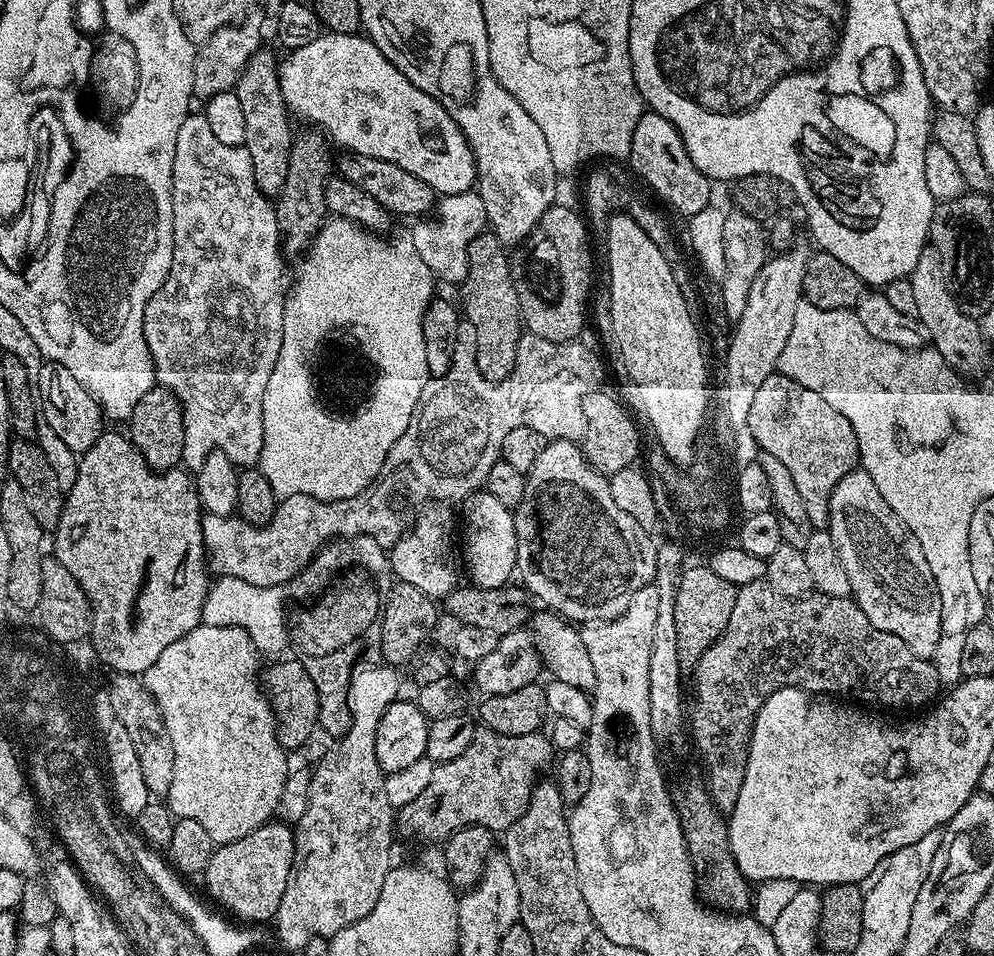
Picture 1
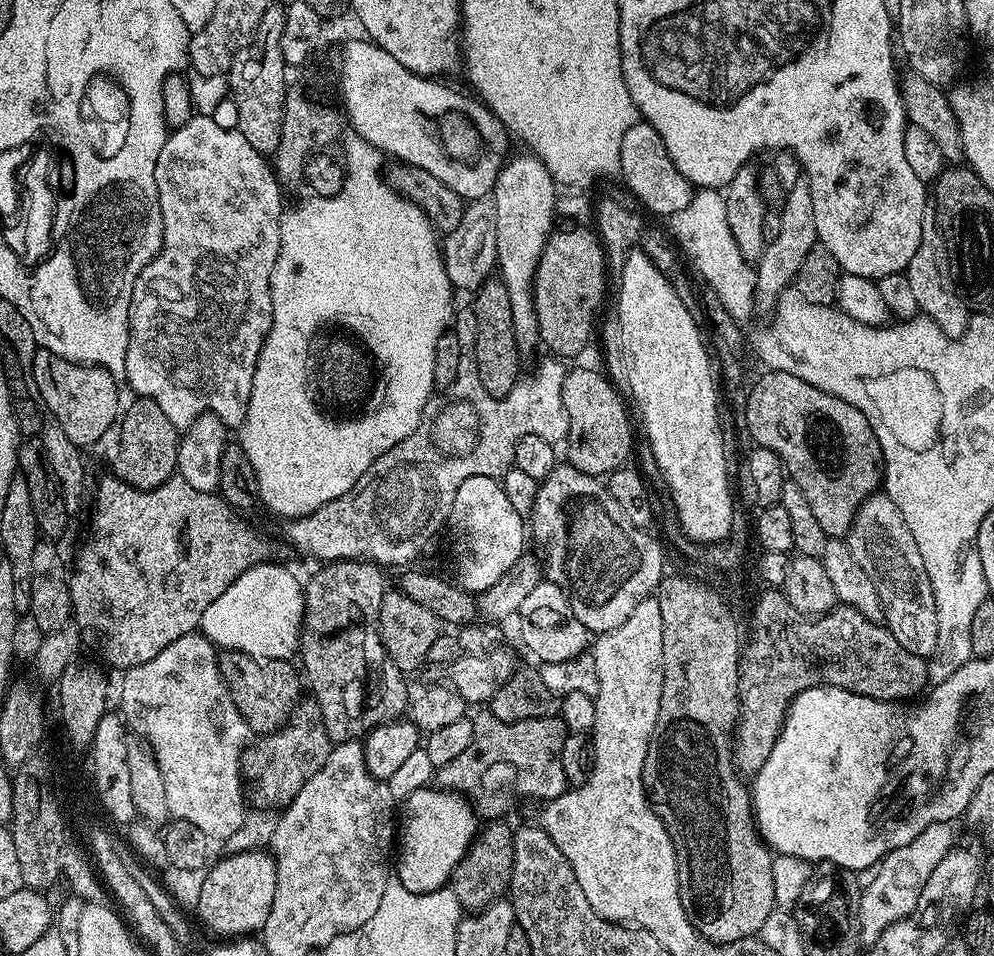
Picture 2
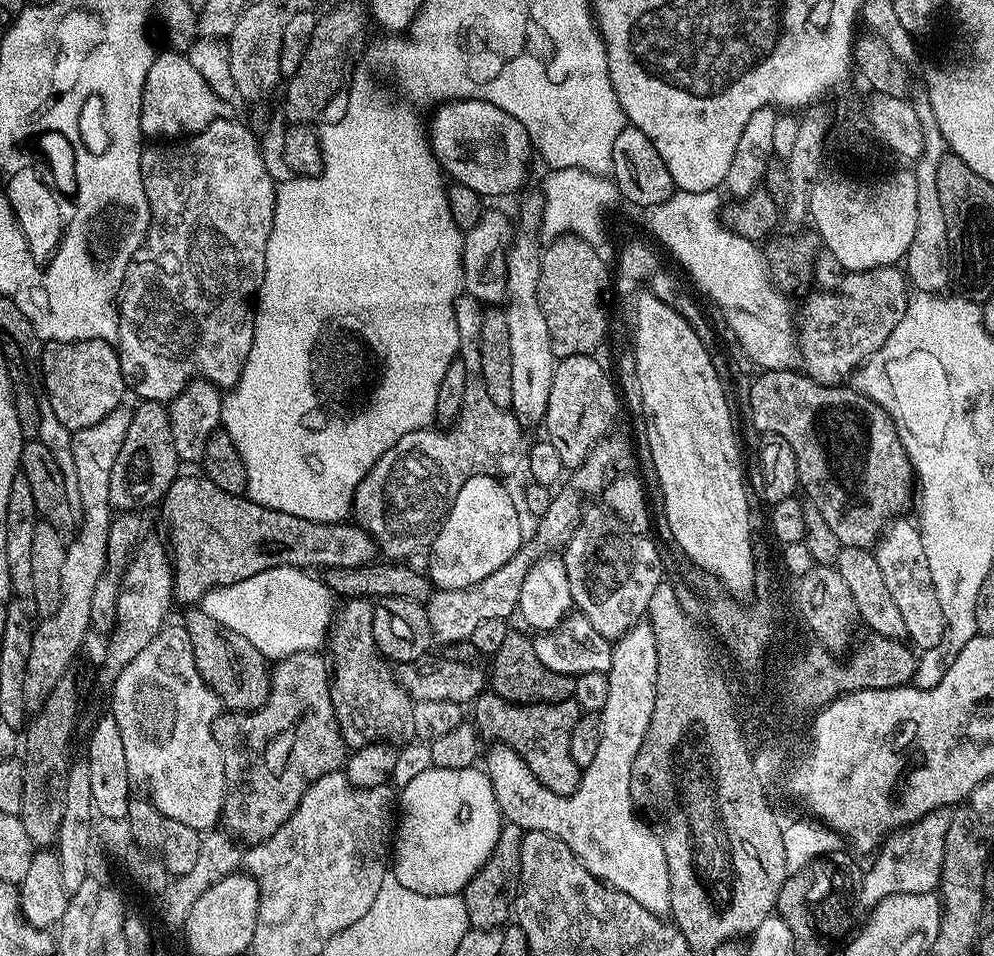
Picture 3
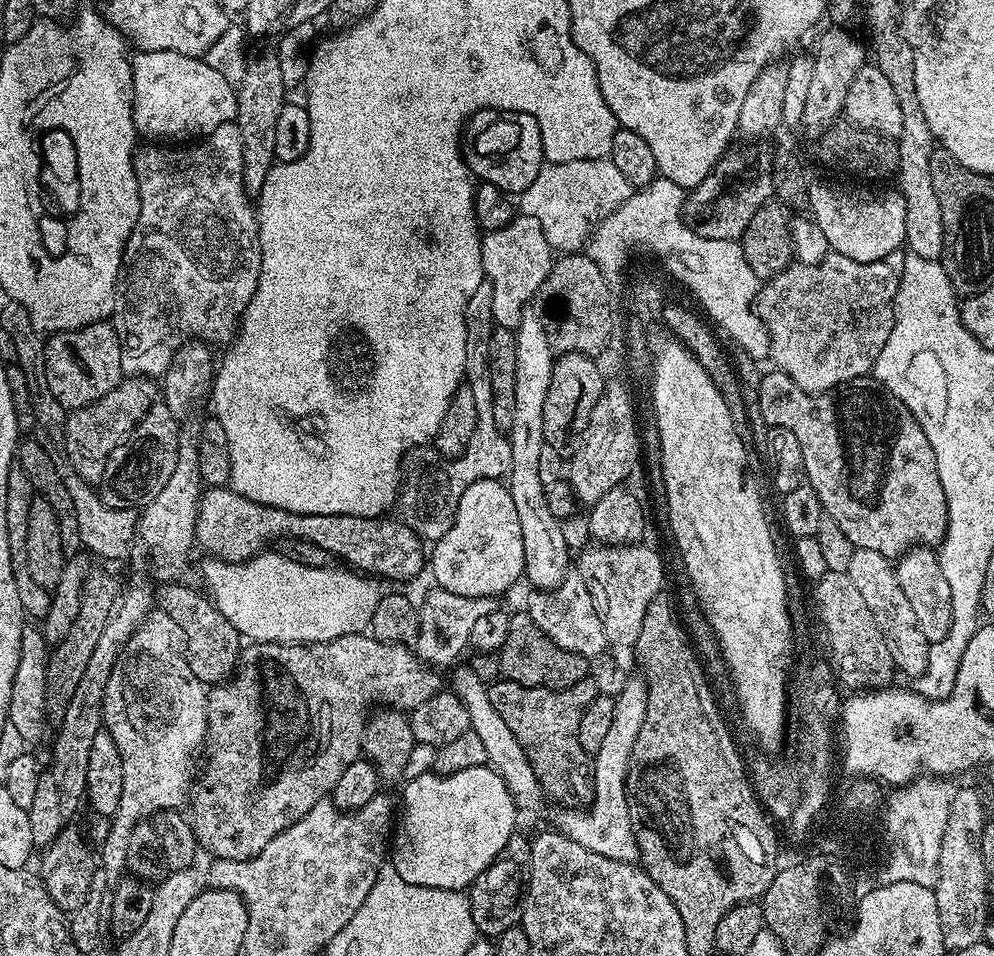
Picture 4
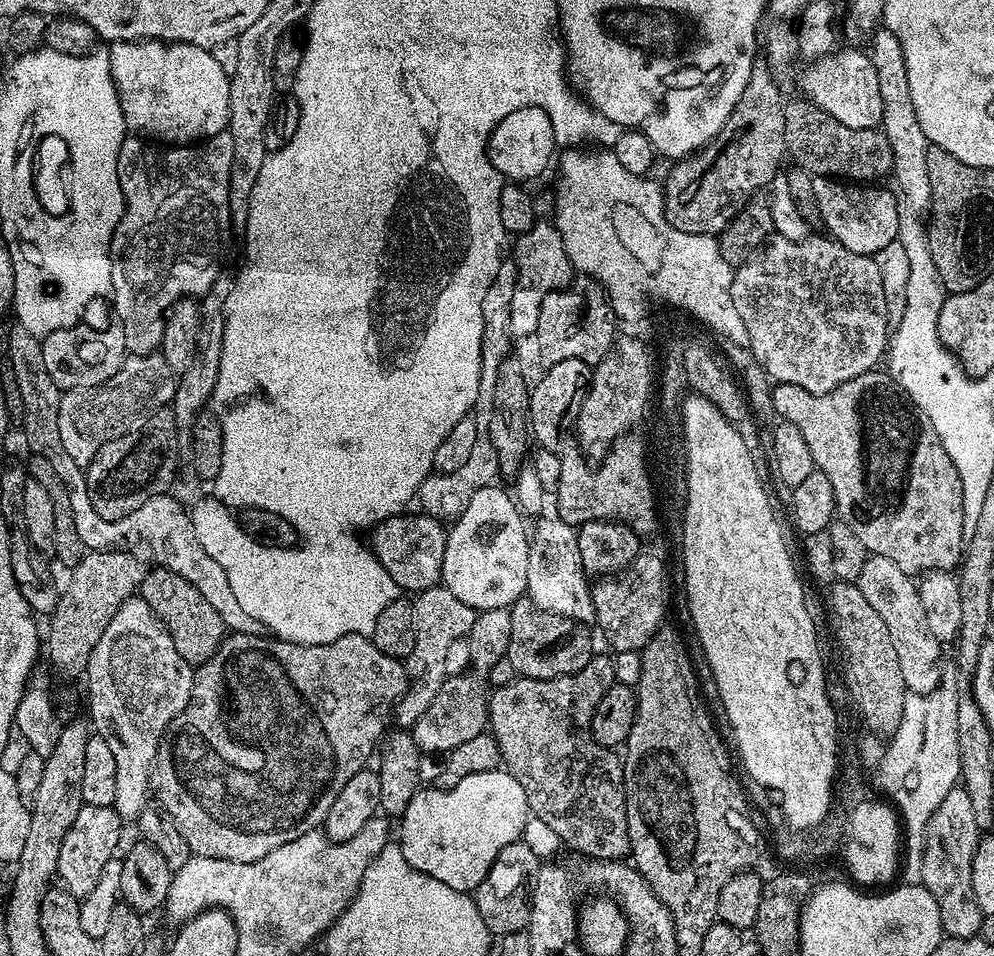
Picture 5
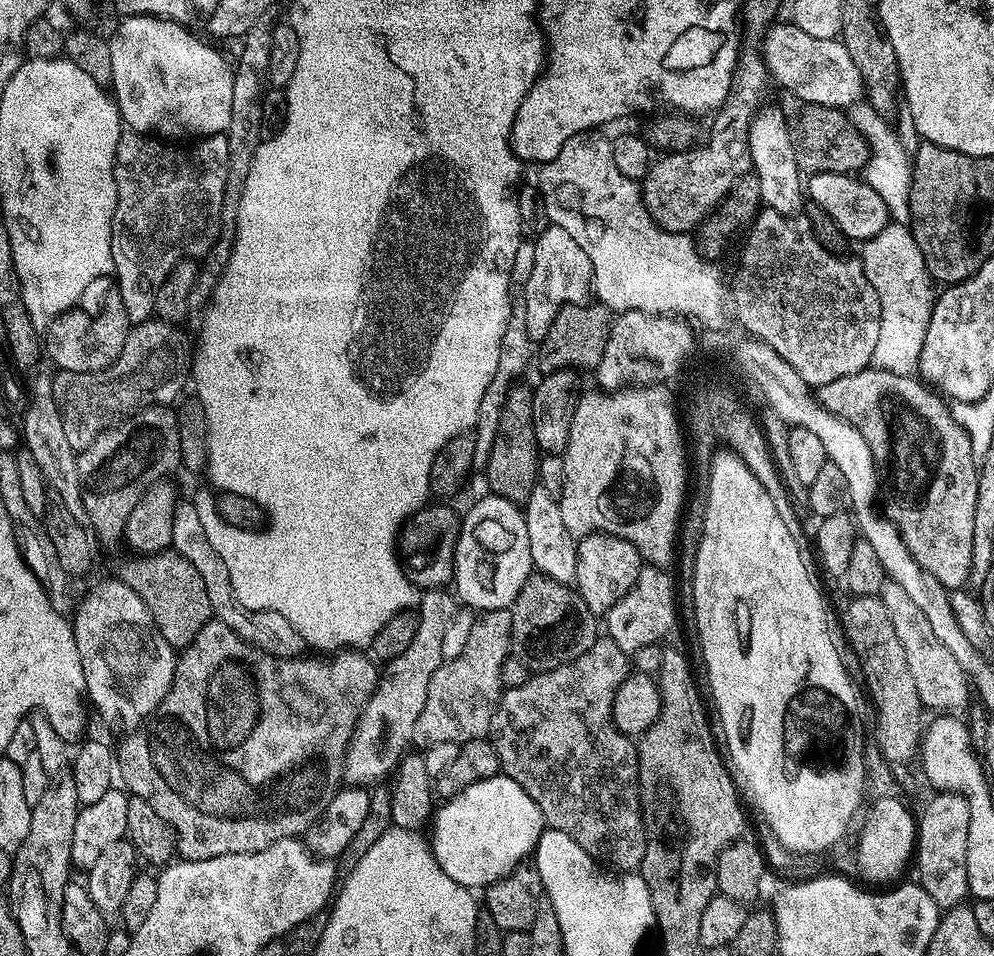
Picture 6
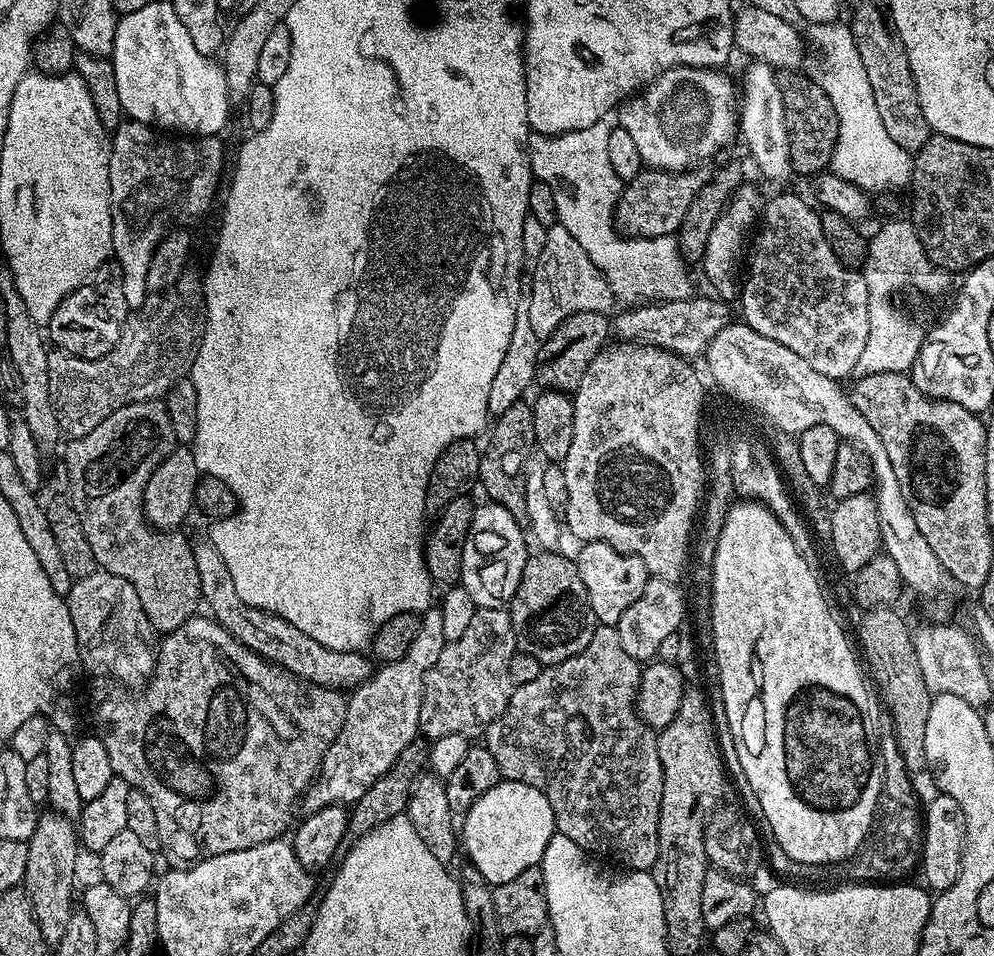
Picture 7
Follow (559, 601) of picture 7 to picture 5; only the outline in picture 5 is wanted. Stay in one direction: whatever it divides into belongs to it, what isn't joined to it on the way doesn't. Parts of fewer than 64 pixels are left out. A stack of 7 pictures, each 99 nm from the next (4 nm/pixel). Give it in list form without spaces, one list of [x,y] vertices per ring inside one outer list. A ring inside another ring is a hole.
[[[521,598],[511,605],[512,617],[510,618],[510,646],[508,647],[508,658],[514,664],[517,677],[525,680],[549,680],[559,676],[569,676],[582,666],[591,662],[594,649],[592,640],[583,623],[566,618],[562,614],[556,614],[550,610],[544,610],[542,606],[535,604],[533,600]]]

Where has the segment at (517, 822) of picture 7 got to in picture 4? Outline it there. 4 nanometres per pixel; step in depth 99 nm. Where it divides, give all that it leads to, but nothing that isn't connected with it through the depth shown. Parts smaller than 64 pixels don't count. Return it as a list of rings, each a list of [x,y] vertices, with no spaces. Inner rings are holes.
[[[485,766],[474,770],[458,770],[458,774],[453,776],[442,776],[435,771],[431,771],[413,780],[408,780],[404,786],[404,817],[401,820],[399,817],[398,827],[394,832],[394,843],[390,848],[391,867],[395,868],[398,875],[406,882],[417,884],[418,886],[437,888],[438,890],[454,890],[455,892],[471,889],[473,882],[490,867],[496,860],[496,855],[502,850],[502,846],[506,846],[506,842],[517,831],[516,815],[518,815],[518,809],[510,790],[506,786],[506,782],[502,782],[502,778],[491,766]]]

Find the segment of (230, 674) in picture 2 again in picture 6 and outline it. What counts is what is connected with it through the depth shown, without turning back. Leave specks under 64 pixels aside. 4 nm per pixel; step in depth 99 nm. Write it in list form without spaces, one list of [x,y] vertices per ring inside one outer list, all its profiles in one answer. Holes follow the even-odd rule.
[[[171,550],[154,552],[150,556],[137,555],[132,559],[136,560],[128,560],[121,566],[118,572],[119,579],[123,580],[126,586],[130,586],[130,590],[134,590],[134,594],[138,594],[142,602],[146,602],[146,610],[150,610],[162,638],[166,638],[166,642],[170,642],[172,648],[177,650],[187,648],[188,644],[194,642],[196,635],[206,626],[206,622],[214,616],[210,606],[210,597],[206,595],[206,586],[202,583],[202,574],[198,574],[198,570],[194,570],[194,566],[186,562],[186,558],[182,558]]]

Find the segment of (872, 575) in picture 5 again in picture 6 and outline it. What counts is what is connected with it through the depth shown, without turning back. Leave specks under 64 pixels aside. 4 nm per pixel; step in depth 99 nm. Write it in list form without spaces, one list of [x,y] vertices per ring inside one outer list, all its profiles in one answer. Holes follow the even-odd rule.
[[[888,580],[883,584],[878,595],[882,606],[886,606],[886,614],[890,614],[890,622],[898,634],[898,642],[902,642],[902,650],[906,650],[906,663],[910,666],[910,674],[914,678],[915,688],[918,689],[921,705],[928,710],[933,708],[933,713],[936,714],[952,714],[957,711],[955,708],[966,707],[968,704],[968,688],[970,692],[968,676],[962,670],[962,666],[958,666],[954,654],[950,654],[950,650],[946,650],[946,646],[942,646],[942,642],[938,642],[938,638],[934,638],[934,630],[930,627],[930,622],[926,622],[926,614],[922,614],[922,610],[918,610],[918,606],[906,594],[906,590],[902,590],[902,586],[898,586],[898,582],[893,580]]]

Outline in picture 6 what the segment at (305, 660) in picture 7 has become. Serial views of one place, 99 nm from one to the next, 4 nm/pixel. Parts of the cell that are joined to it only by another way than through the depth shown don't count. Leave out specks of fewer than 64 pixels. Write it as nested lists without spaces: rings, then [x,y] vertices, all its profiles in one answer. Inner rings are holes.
[[[191,502],[177,503],[176,509],[172,511],[172,547],[171,551],[178,553],[198,574],[202,574],[202,583],[206,586],[206,595],[210,597],[210,606],[215,619],[222,621],[230,630],[234,630],[246,642],[258,646],[266,654],[274,654],[278,658],[294,658],[303,656],[306,652],[306,645],[302,634],[282,618],[282,614],[270,610],[250,610],[236,601],[236,595],[230,586],[230,573],[226,570],[226,562],[210,546],[206,538],[201,519],[198,518],[195,506]]]

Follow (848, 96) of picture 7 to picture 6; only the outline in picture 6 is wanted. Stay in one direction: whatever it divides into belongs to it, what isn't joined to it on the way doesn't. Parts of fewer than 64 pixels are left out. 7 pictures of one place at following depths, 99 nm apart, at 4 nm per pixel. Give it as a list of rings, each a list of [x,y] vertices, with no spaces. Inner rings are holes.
[[[861,102],[852,105],[850,119],[869,146],[870,158],[862,169],[862,179],[874,190],[878,190],[878,198],[886,202],[889,217],[893,221],[907,225],[910,214],[910,190],[912,189],[910,154],[905,151],[893,125],[885,117],[879,116],[868,103]]]

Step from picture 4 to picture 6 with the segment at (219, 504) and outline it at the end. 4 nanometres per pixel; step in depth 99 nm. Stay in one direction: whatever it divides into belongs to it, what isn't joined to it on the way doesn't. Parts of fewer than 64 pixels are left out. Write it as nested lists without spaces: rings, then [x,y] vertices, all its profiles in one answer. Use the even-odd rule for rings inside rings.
[[[429,503],[418,509],[412,517],[405,520],[398,537],[398,555],[404,565],[408,579],[421,590],[444,588],[454,580],[454,554],[458,546],[461,513],[447,508],[447,503]]]

